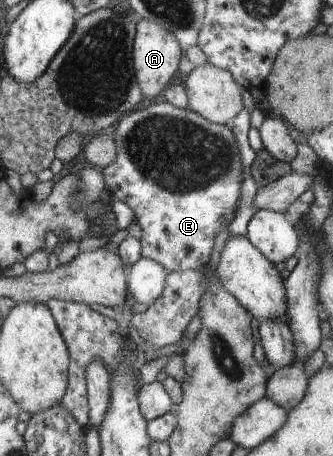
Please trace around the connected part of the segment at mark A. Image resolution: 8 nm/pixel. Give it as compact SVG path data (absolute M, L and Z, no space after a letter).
M138 18L135 38L132 42L132 64L141 96L150 101L159 100L160 92L166 84L173 81L173 74L177 71L177 64L181 58L181 47L175 36L161 26Z

